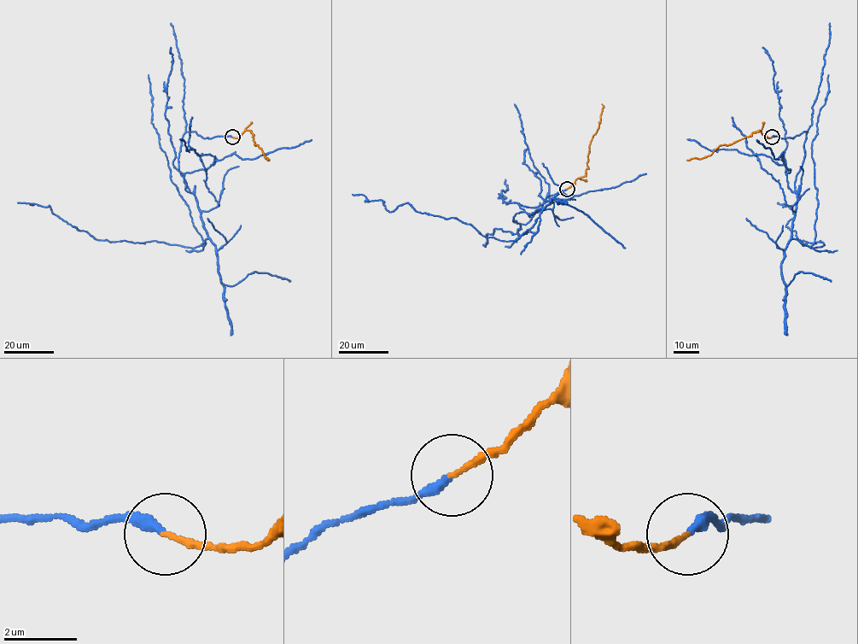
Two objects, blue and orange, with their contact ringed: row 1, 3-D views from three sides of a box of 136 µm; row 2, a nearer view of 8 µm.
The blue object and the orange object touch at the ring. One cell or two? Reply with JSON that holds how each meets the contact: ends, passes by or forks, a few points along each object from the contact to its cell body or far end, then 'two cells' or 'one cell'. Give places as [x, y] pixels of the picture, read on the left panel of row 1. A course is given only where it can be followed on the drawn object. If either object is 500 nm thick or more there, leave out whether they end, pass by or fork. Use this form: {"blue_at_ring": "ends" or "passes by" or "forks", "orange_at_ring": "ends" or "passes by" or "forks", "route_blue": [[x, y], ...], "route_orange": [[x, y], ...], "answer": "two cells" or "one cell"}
{"blue_at_ring": "ends", "orange_at_ring": "ends", "route_blue": [[232, 137], [183, 136], [178, 170], [207, 236], [195, 248], [95, 239], [49, 206], [17, 202]], "route_orange": [[232, 137], [238, 137], [249, 131], [253, 143], [261, 149], [267, 160]], "answer": "one cell"}

